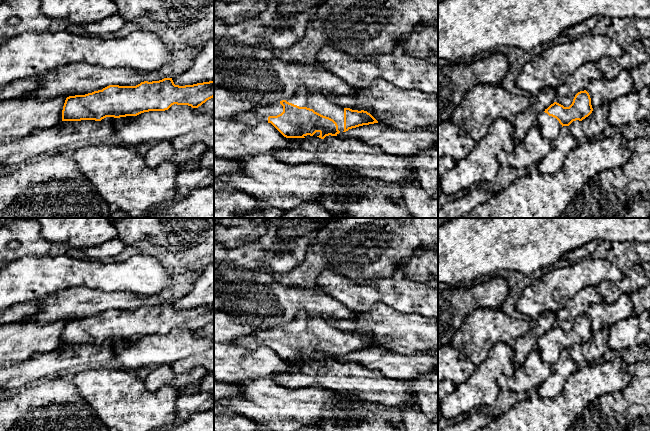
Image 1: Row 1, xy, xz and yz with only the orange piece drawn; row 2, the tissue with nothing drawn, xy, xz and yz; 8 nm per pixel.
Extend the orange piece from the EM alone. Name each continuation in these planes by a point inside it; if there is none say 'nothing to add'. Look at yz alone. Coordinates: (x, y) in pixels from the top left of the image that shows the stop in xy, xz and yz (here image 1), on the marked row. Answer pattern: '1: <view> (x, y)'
1: yz (550, 127)

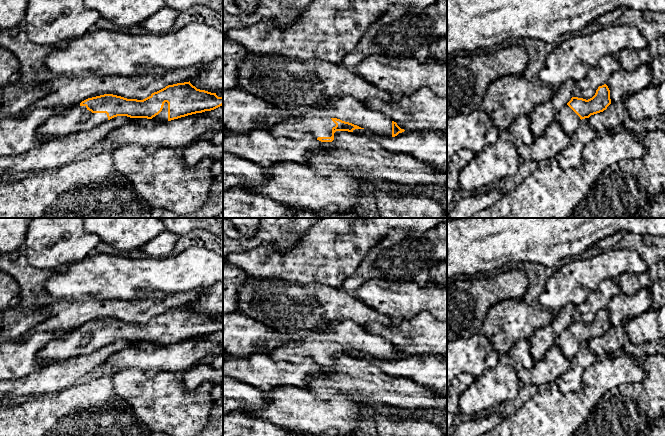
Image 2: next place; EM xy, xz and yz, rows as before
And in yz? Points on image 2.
1: yz (568, 120)

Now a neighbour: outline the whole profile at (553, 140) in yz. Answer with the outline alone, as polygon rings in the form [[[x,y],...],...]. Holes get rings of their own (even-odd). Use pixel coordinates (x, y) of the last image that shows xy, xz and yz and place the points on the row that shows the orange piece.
[[[554,120],[531,144],[520,144],[517,147],[521,161],[546,162],[555,158],[571,141],[571,136],[565,134],[559,123]]]

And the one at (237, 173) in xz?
[[[223,152],[223,191],[255,187],[267,181],[268,176],[259,164]]]

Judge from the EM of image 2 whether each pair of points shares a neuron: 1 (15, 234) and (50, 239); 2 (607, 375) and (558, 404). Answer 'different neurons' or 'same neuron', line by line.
1: different neurons
2: same neuron

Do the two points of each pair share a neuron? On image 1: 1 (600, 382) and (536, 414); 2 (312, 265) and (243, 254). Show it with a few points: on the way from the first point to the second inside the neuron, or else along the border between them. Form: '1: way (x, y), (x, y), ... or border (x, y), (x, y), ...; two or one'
1: way (584, 387), (557, 414), (552, 414); one
2: border (313, 244), (298, 264), (287, 272), (277, 272); two

